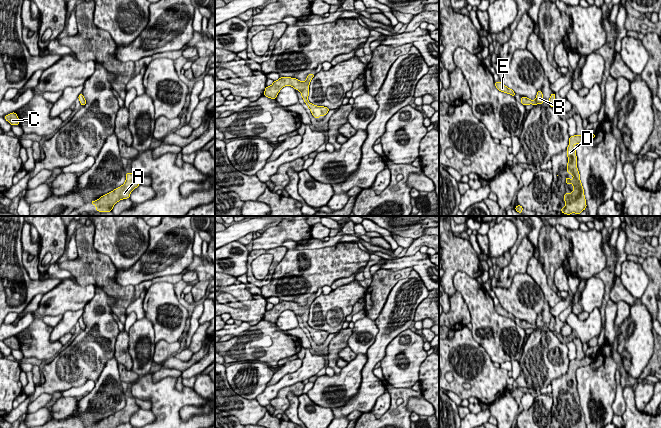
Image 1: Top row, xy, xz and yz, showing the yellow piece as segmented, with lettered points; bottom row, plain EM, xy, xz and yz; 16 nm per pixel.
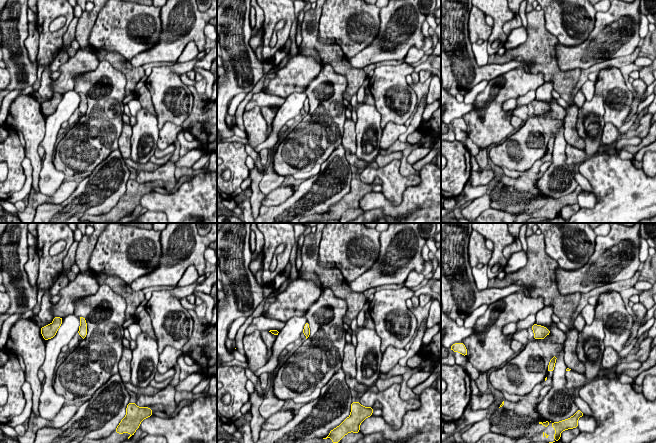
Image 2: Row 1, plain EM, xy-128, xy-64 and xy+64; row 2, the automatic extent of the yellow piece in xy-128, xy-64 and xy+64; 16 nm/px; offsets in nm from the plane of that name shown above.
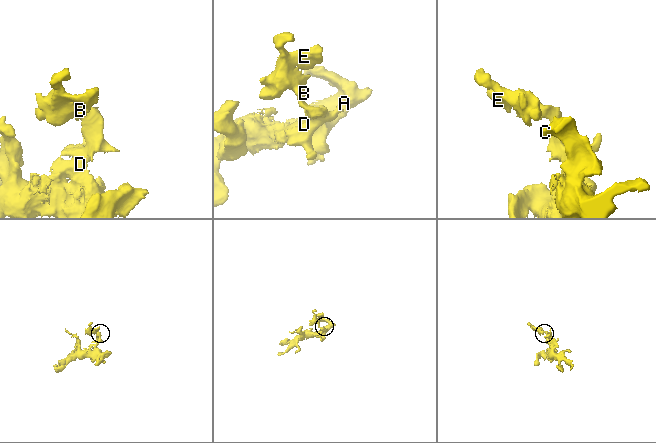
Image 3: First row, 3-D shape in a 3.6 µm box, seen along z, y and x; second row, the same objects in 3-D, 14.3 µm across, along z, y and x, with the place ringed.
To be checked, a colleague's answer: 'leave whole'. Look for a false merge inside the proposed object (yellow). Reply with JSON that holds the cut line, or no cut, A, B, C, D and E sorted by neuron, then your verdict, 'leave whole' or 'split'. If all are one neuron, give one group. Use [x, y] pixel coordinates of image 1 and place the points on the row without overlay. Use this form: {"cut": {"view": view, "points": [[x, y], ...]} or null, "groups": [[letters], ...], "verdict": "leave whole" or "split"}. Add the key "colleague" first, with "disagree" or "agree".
{"colleague": "agree", "cut": null, "groups": [["A", "B", "C", "D", "E"]], "verdict": "leave whole"}

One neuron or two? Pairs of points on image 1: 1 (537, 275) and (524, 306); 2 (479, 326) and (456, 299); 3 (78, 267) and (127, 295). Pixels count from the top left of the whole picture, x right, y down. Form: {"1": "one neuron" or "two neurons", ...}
{"1": "two neurons", "2": "two neurons", "3": "one neuron"}

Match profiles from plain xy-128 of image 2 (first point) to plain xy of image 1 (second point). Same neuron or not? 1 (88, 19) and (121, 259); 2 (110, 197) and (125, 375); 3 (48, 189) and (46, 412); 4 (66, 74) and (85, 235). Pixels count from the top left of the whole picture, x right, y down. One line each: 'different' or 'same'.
1: different
2: different
3: different
4: different

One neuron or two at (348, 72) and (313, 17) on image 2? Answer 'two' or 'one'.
one

